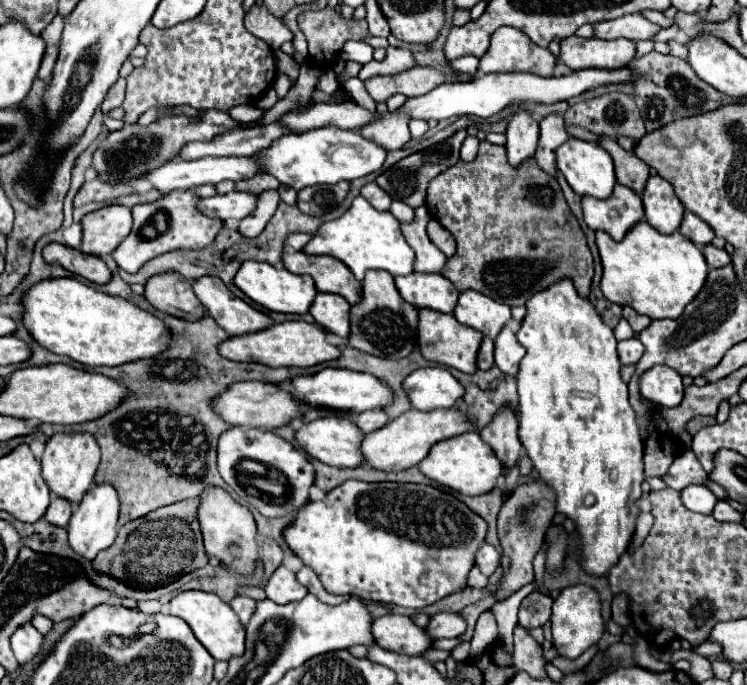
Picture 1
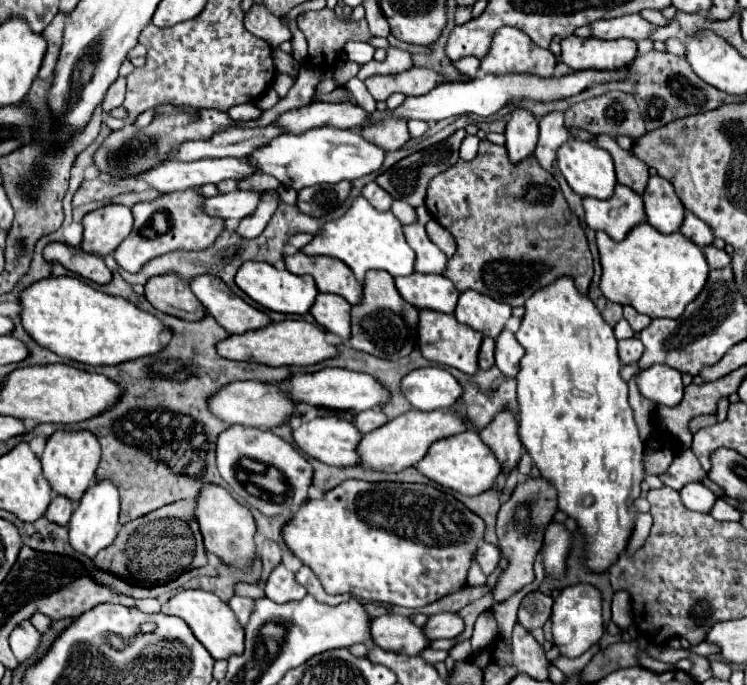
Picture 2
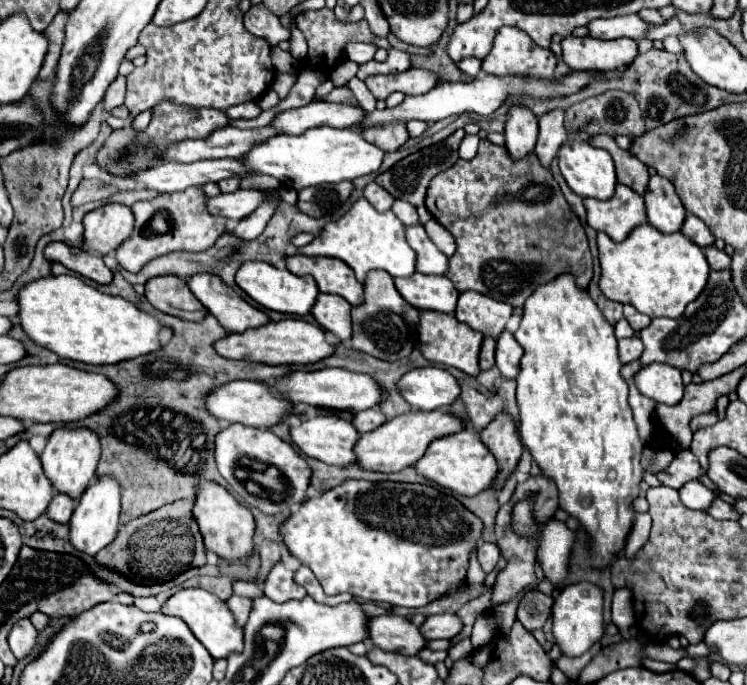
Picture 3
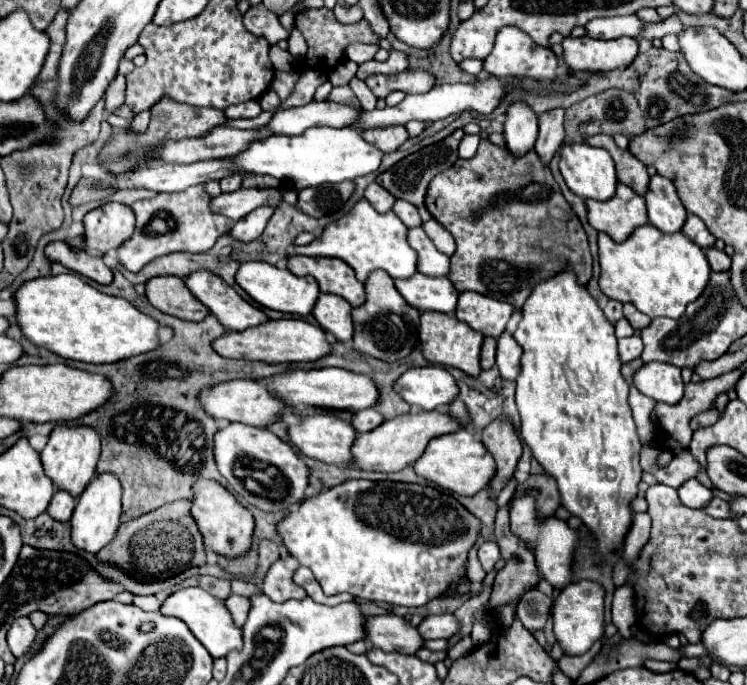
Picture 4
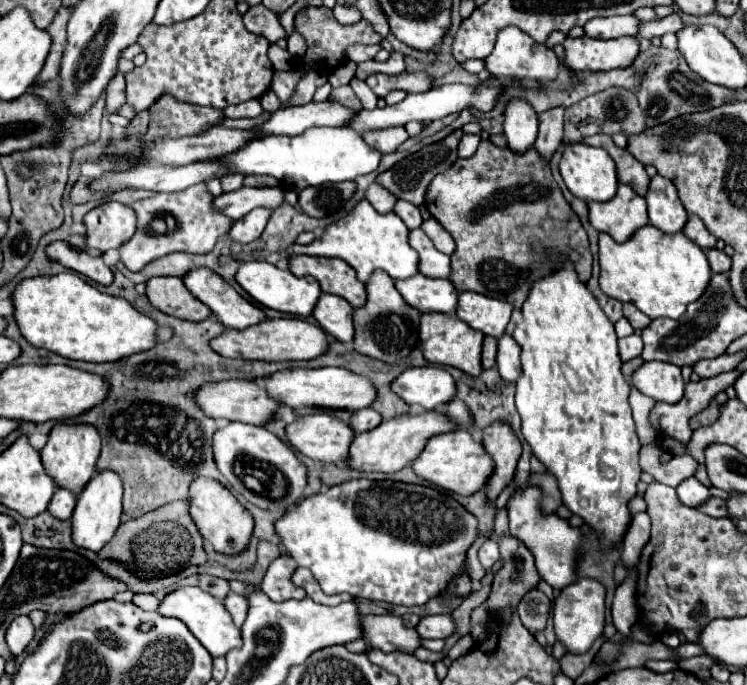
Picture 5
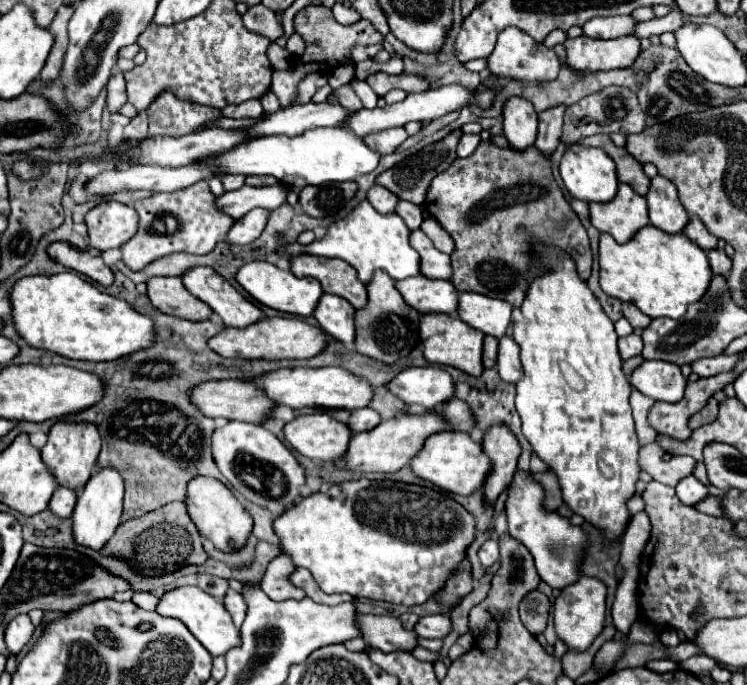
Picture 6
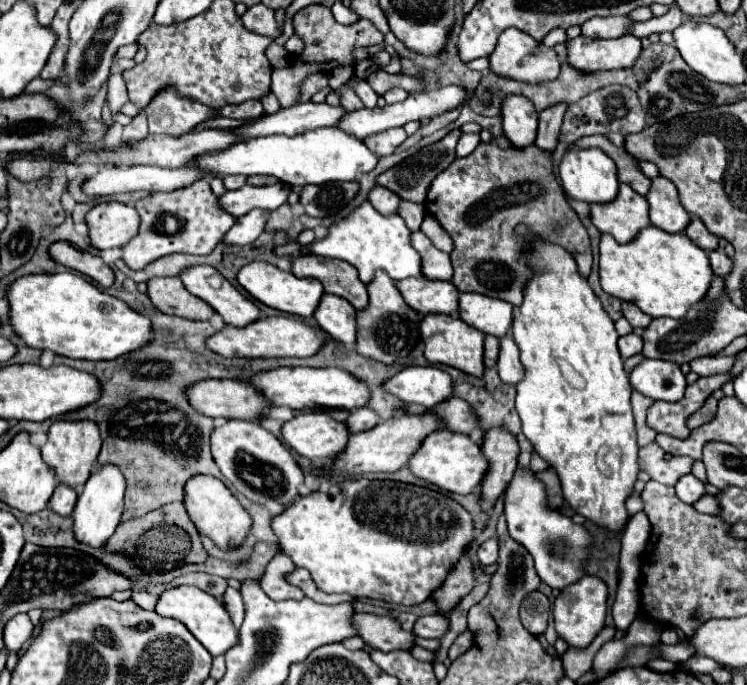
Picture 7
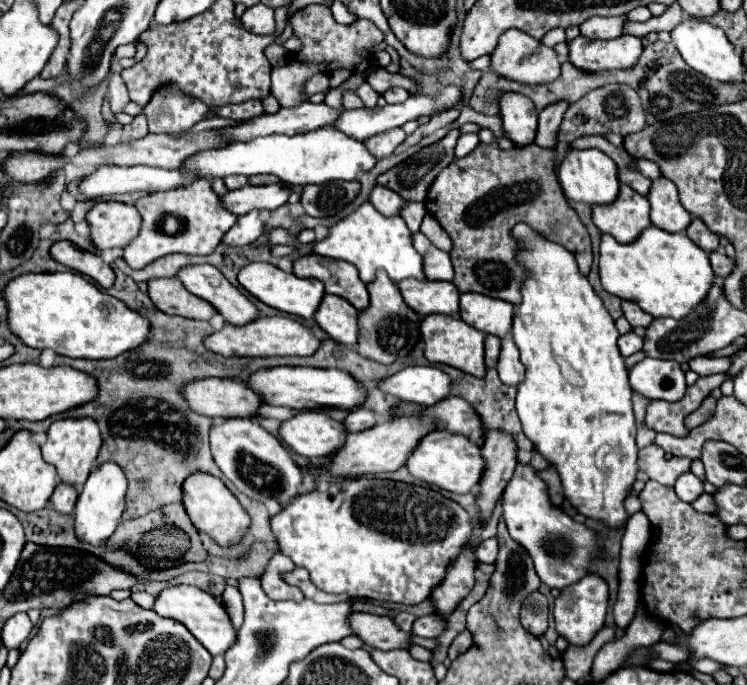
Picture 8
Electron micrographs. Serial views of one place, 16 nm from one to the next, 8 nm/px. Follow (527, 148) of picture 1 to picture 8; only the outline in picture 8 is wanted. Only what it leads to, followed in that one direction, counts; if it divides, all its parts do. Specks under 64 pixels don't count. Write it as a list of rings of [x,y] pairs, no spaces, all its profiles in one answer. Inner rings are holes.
[[[504,94],[500,100],[500,114],[504,120],[504,132],[514,146],[528,146],[536,138],[538,112],[530,98],[522,94]]]

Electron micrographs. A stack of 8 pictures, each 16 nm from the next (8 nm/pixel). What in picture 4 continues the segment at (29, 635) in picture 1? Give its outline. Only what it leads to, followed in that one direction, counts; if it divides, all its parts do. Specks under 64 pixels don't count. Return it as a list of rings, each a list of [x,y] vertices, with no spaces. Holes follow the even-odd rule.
[[[18,618],[8,632],[8,644],[10,644],[12,654],[16,658],[30,654],[34,640],[36,640],[36,628],[32,626],[30,618]]]

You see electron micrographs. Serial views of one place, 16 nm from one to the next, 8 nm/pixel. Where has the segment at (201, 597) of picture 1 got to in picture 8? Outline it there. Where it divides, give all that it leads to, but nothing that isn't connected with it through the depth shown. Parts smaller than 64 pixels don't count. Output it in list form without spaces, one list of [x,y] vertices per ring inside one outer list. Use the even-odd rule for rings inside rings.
[[[172,586],[172,588],[166,588],[158,594],[156,598],[156,604],[154,604],[154,610],[164,616],[164,618],[174,618],[178,622],[182,622],[190,632],[192,636],[196,636],[196,640],[212,654],[212,656],[218,656],[218,654],[224,654],[234,642],[236,642],[236,628],[232,626],[230,622],[230,616],[228,612],[224,610],[224,604],[214,598],[212,594],[196,588],[196,586]]]

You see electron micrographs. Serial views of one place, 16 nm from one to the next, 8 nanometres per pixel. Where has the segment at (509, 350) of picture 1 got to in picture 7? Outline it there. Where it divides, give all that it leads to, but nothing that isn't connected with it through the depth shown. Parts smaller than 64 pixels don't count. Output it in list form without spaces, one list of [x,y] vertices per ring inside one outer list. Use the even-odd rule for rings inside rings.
[[[512,336],[500,338],[500,354],[498,354],[498,374],[506,384],[518,384],[524,376],[524,366],[520,362],[520,350]]]

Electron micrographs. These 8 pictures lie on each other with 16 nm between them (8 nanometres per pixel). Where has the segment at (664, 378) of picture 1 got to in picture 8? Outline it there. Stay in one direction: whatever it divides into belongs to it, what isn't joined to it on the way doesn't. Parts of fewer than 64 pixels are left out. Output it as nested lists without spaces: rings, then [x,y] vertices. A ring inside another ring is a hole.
[[[644,358],[630,370],[630,386],[646,398],[666,402],[676,402],[686,392],[680,364],[654,358]]]

